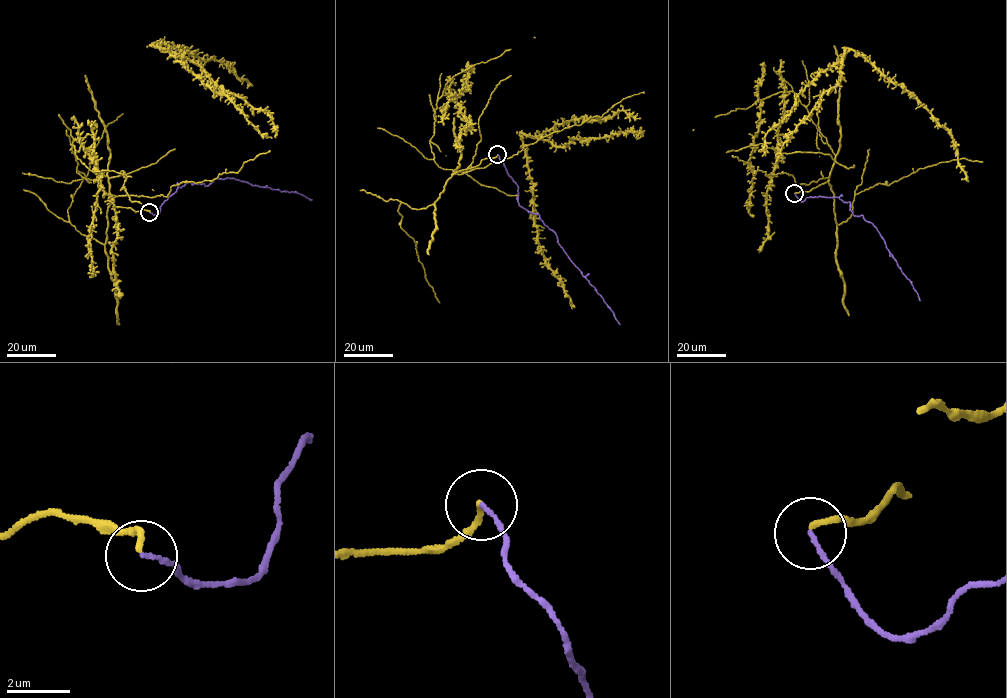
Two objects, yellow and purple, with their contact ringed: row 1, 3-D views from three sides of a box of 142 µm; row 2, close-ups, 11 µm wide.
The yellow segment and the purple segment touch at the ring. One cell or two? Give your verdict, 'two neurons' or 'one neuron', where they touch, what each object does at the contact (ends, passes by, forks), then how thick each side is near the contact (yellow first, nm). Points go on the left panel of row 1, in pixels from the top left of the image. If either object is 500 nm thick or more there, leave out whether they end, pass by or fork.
two neurons | (149, 212) | yellow ends | purple ends | 180/140 nm

